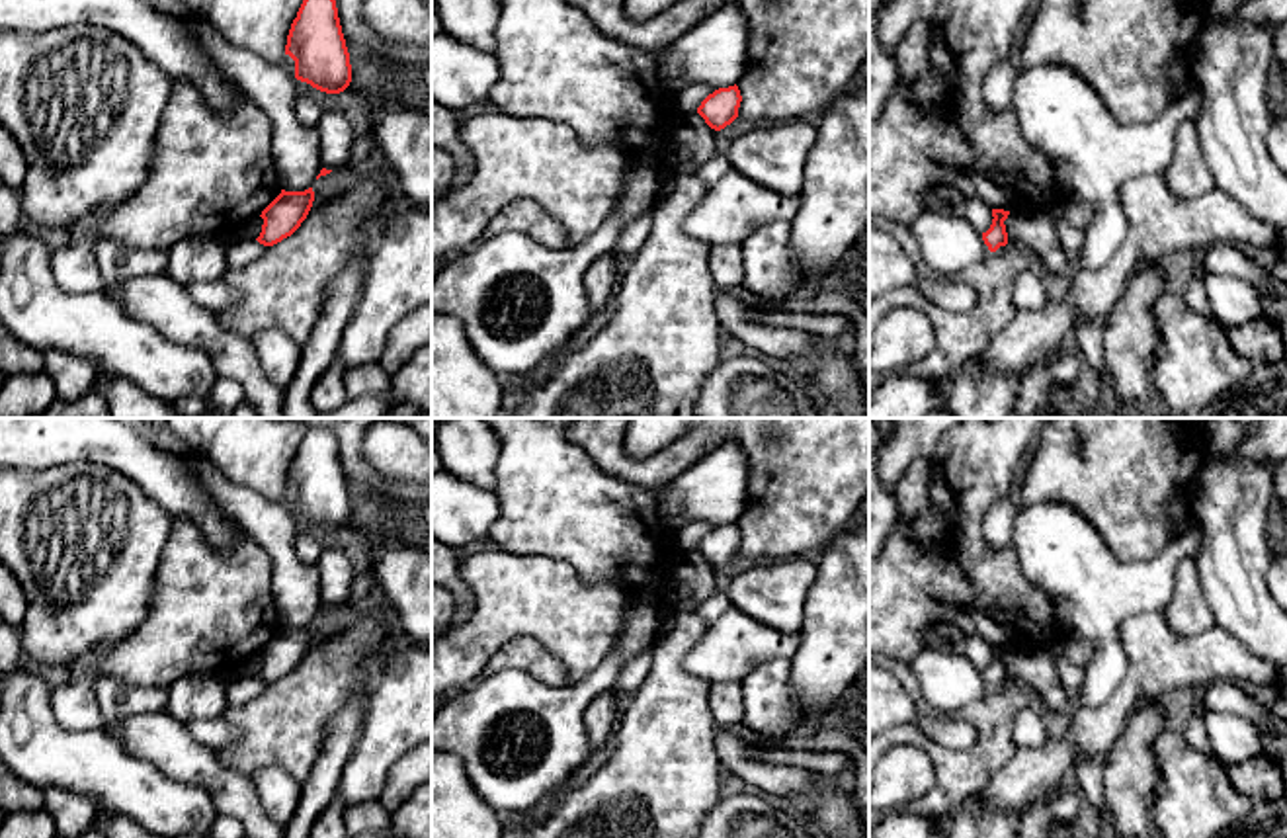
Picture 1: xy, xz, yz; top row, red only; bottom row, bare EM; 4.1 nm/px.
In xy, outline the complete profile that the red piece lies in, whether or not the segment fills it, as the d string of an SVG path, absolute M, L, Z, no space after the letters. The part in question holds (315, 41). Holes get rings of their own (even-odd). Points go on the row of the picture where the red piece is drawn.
M303 0L291 23L285 55L295 61L295 78L326 94L352 82L352 64L336 0Z

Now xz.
M736 84L719 88L701 102L697 113L711 129L721 131L738 117L740 102L742 96Z

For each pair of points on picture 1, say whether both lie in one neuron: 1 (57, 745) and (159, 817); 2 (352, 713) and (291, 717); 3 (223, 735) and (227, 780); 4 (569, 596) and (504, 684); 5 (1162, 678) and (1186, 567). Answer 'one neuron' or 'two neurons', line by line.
1: one neuron
2: two neurons
3: two neurons
4: two neurons
5: two neurons

